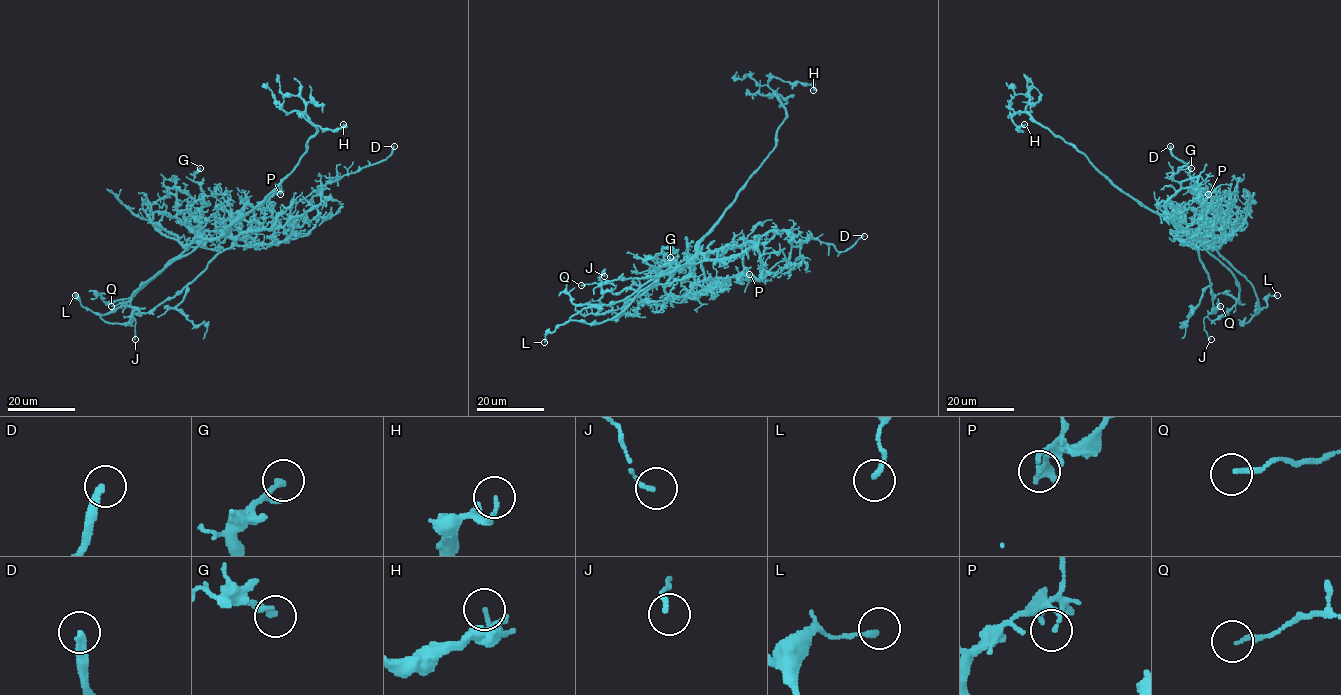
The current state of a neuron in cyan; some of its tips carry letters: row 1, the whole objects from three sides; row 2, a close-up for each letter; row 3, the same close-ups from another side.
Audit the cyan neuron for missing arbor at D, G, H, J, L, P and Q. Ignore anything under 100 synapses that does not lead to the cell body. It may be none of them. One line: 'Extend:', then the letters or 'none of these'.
Extend: D

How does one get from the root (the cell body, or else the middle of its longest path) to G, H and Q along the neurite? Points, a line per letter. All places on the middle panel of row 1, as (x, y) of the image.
G: (714, 224), (685, 263), (670, 271), (668, 263), (660, 267), (672, 263), (663, 258), (670, 257)
H: (714, 224), (775, 148), (776, 130), (786, 113), (768, 81), (777, 77), (791, 83), (812, 85), (813, 90)
Q: (714, 224), (698, 246), (704, 256), (699, 262), (682, 264), (673, 272), (660, 275), (618, 278), (581, 285)

